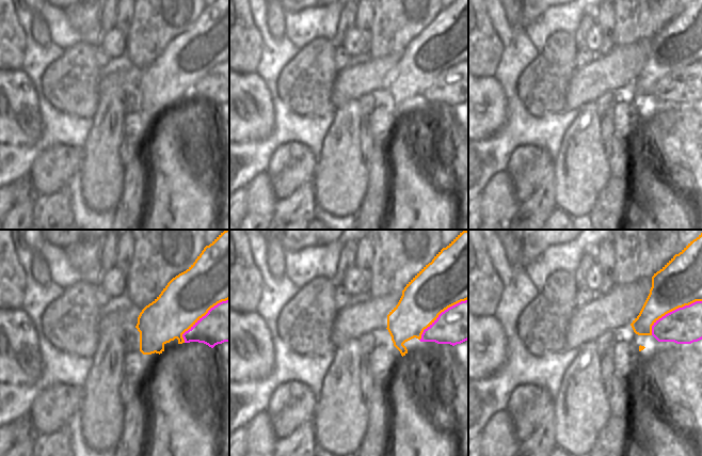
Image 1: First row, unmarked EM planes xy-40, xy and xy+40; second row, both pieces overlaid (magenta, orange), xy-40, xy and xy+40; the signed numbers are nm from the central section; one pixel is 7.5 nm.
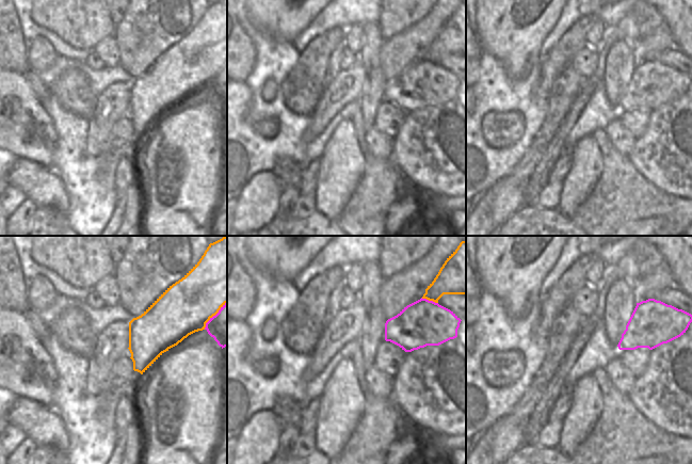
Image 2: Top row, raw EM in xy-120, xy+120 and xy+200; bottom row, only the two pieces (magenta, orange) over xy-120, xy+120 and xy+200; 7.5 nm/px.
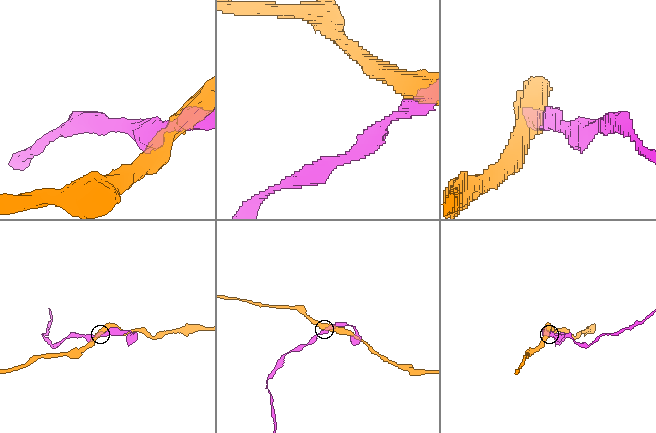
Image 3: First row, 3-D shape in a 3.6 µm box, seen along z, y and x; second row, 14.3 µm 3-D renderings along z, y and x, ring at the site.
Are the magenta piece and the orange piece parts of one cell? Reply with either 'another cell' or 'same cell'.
another cell

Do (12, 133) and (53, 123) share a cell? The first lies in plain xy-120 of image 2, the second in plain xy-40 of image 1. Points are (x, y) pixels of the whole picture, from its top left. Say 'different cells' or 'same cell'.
different cells

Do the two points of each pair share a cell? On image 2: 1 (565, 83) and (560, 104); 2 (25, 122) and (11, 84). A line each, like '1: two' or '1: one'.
1: one
2: one

